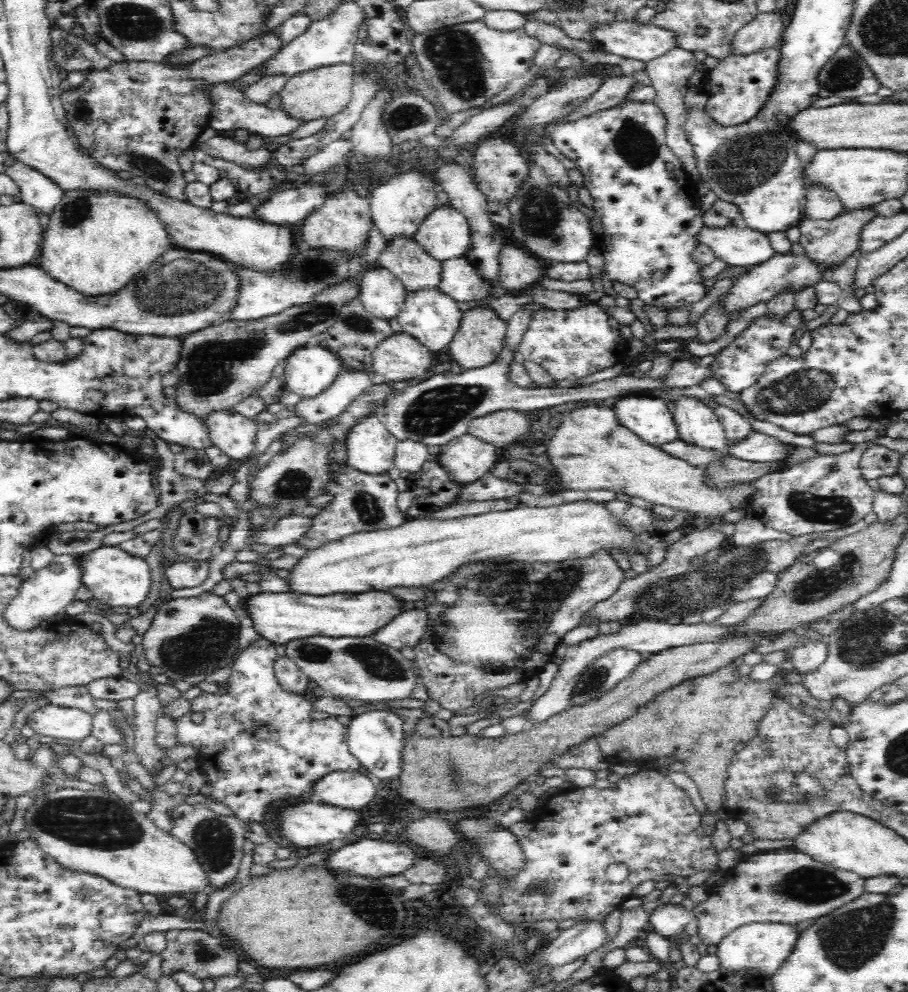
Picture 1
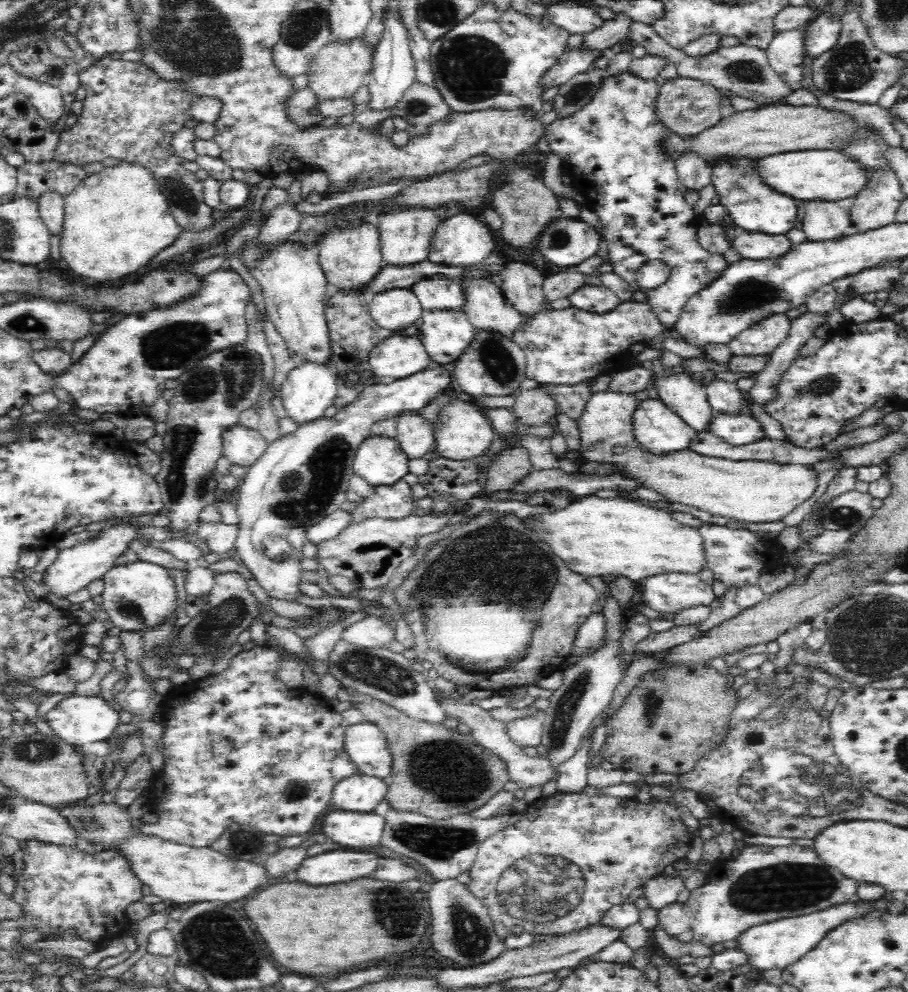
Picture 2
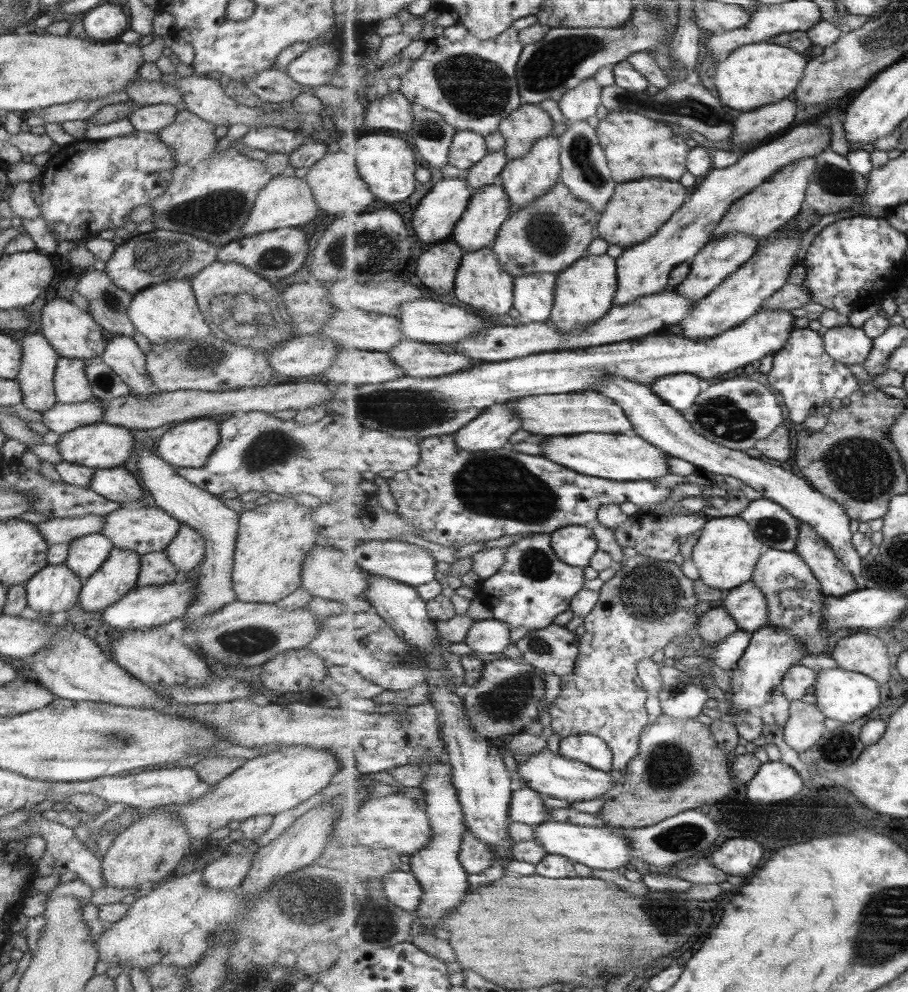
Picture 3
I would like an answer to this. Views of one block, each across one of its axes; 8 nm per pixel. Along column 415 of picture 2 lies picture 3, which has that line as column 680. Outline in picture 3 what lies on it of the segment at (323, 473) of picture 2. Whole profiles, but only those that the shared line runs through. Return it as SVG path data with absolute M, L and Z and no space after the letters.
M667 374L649 387L665 403L680 411L691 408L697 396L703 392L701 378L693 374Z

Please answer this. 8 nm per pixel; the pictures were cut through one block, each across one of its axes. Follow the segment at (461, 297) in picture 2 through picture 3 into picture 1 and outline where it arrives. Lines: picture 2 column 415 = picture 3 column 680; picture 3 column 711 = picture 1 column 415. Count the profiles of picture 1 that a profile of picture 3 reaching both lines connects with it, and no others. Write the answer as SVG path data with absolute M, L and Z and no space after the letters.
M398 239L383 249L377 258L383 268L396 276L407 293L431 291L442 282L442 265L415 241Z

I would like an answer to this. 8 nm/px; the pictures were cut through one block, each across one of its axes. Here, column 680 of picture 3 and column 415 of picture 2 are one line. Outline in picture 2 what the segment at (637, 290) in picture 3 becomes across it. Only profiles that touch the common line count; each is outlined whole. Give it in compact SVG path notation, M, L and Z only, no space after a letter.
M432 210L401 211L378 217L381 256L384 264L392 267L404 267L420 264L427 260L431 252L433 237L436 235L441 222L439 216L434 214Z

